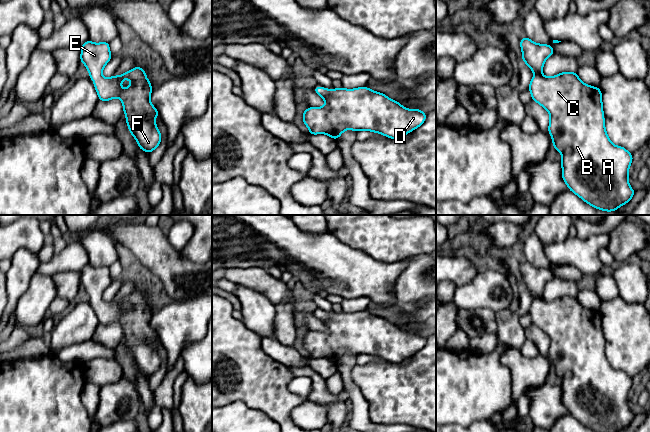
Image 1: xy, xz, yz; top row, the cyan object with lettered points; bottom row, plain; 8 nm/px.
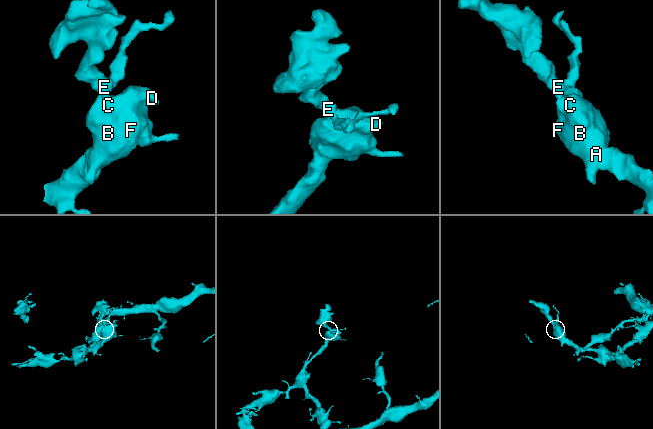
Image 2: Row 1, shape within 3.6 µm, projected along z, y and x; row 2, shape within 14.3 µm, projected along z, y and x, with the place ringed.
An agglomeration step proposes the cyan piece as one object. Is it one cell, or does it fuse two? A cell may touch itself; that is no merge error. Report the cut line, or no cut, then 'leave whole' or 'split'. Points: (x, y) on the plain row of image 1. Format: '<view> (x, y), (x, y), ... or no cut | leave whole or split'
no cut | leave whole

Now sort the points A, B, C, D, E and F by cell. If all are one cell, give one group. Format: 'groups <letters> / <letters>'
groups A B C D E F

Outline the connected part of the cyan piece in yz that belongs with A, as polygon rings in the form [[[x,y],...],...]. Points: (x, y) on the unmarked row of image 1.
[[[526,260],[520,264],[520,270],[522,285],[535,298],[528,311],[532,324],[550,338],[547,355],[551,358],[553,371],[562,379],[562,402],[569,414],[594,432],[619,432],[628,427],[635,418],[628,405],[628,394],[633,380],[624,371],[614,369],[607,359],[600,312],[583,307],[576,296],[562,296],[553,301],[545,301],[542,298],[543,289],[545,284],[554,278],[552,270],[537,268]]]

